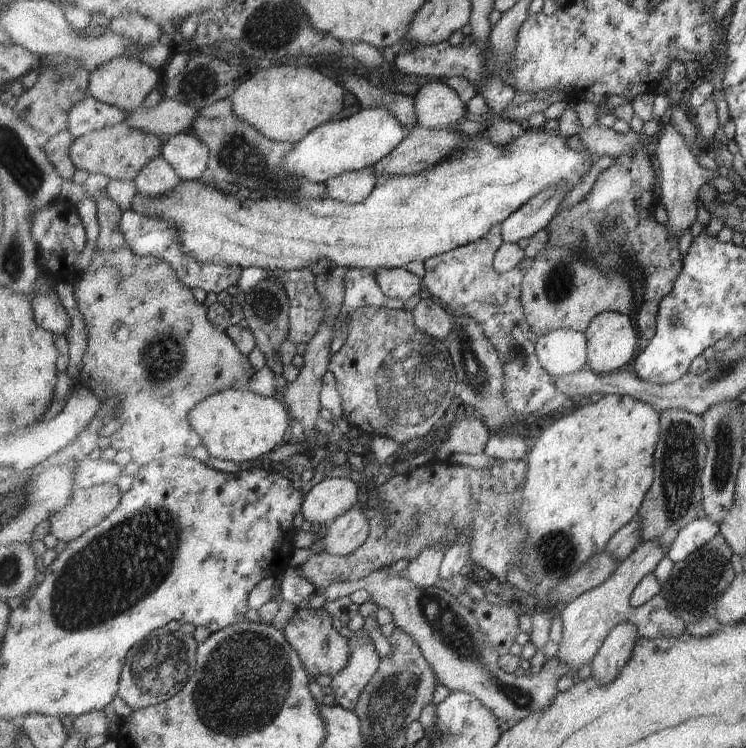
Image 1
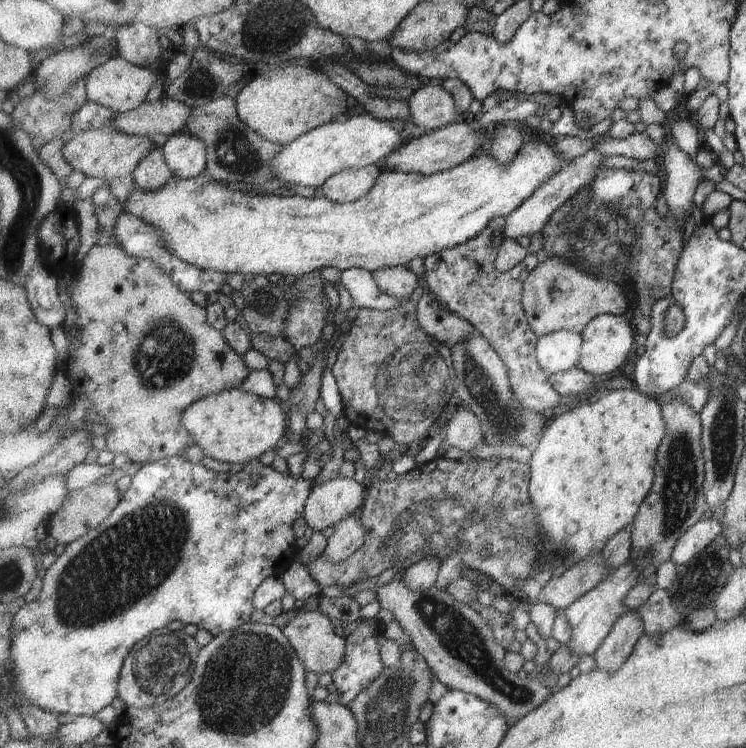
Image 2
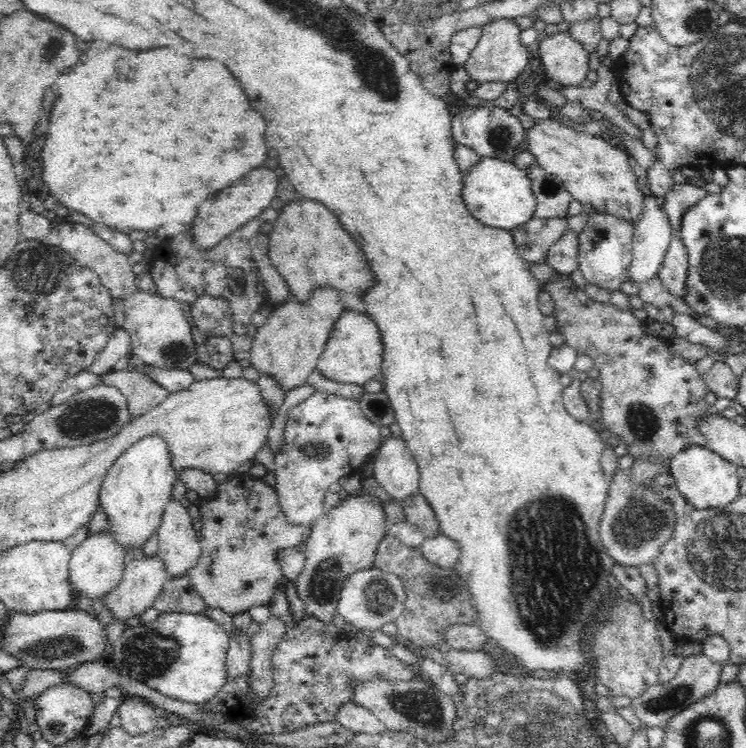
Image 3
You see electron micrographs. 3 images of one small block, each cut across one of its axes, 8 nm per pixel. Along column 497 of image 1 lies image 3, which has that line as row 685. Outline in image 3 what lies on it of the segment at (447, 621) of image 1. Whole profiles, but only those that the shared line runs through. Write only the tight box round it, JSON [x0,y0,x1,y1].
[630,652,723,727]

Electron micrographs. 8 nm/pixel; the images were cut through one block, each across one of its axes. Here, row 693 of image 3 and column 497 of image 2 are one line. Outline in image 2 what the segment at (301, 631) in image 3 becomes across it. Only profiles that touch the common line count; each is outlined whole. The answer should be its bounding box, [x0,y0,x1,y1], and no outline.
[424,218,563,413]

